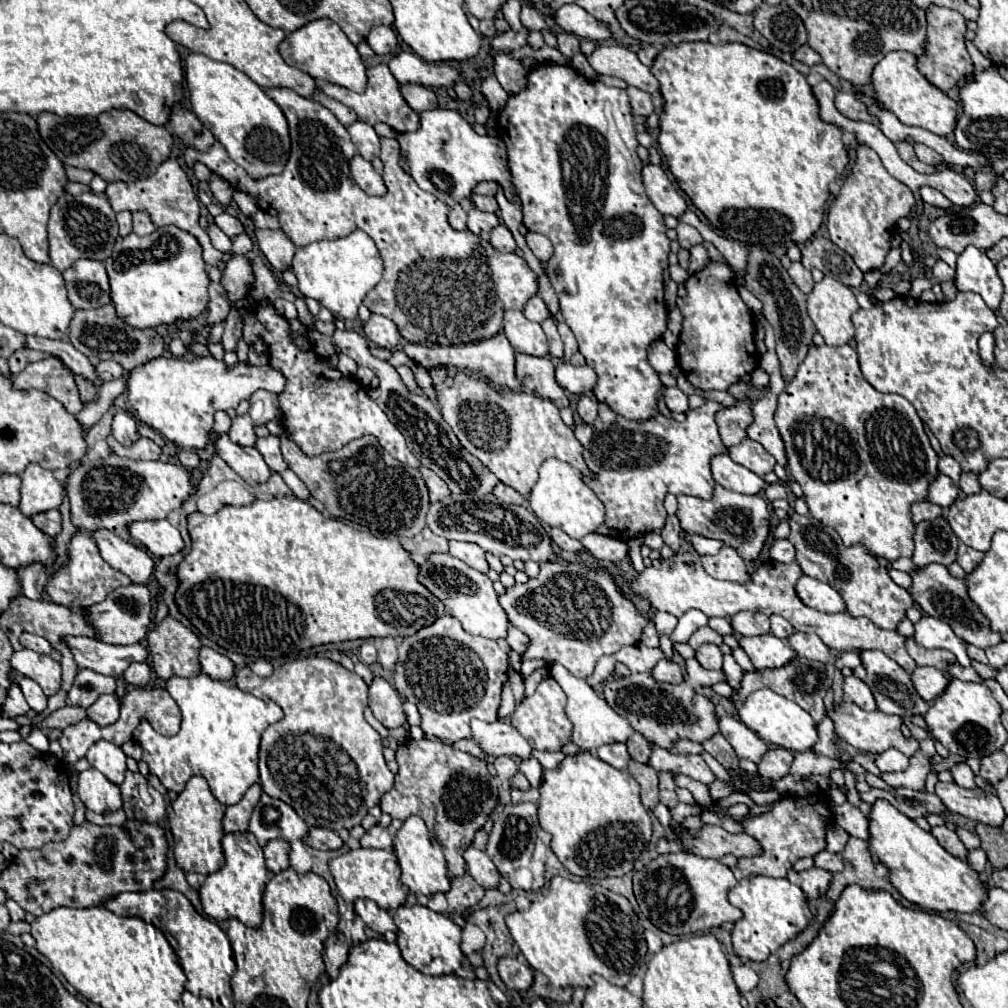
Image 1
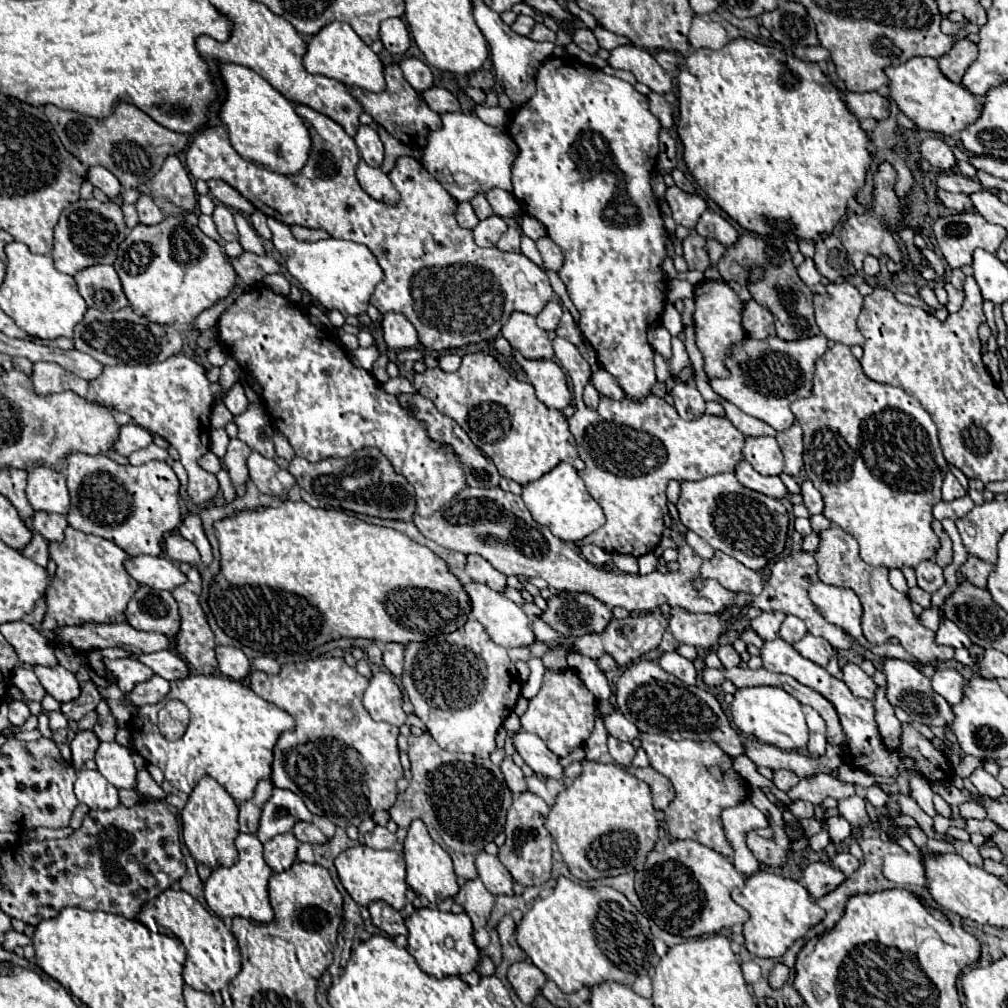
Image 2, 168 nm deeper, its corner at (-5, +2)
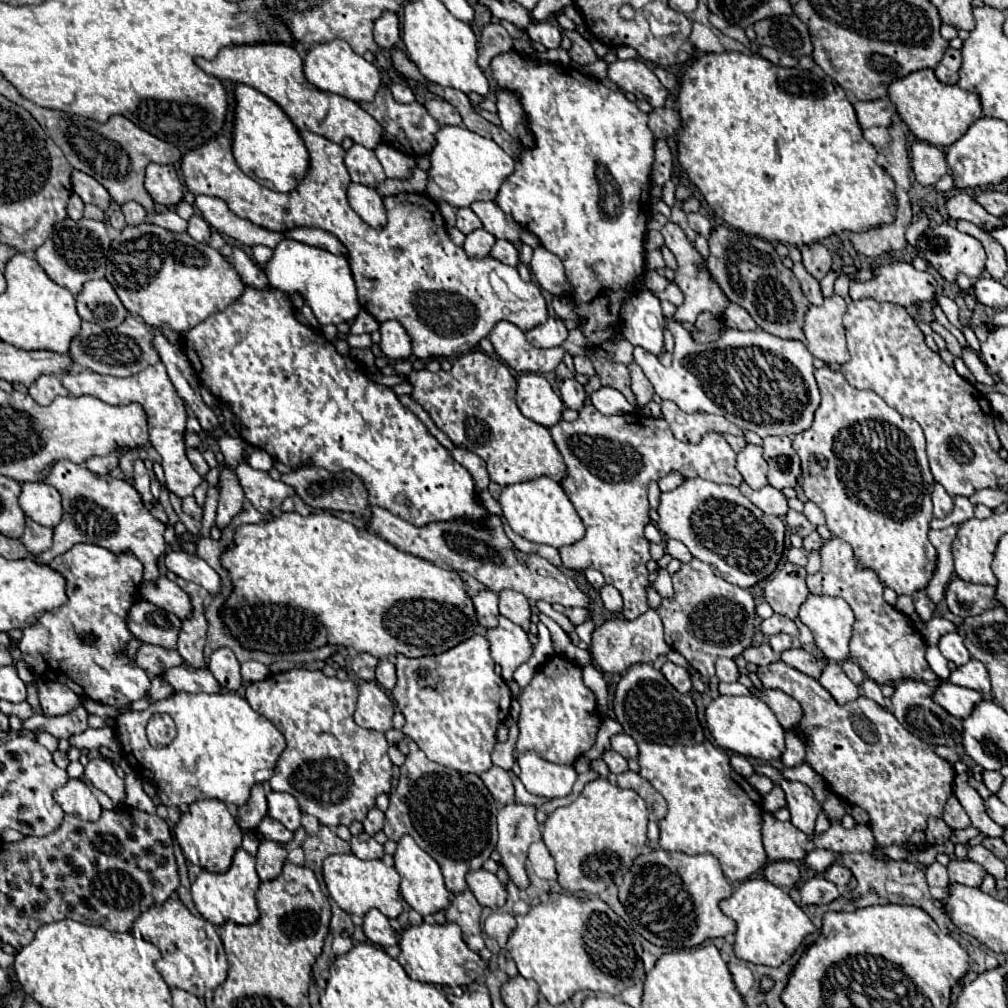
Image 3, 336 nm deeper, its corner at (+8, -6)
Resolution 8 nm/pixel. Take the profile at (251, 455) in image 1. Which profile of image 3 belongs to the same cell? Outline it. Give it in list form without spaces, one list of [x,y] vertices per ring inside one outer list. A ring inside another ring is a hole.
[[[241,462],[235,470],[239,484],[245,492],[245,498],[261,512],[269,514],[281,506],[287,496],[295,496],[293,488],[289,488],[281,480],[273,480],[267,472],[251,468],[247,462]]]

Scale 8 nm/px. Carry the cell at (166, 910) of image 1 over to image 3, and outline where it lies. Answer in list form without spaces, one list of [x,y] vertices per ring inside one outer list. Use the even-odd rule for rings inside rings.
[[[169,898],[163,906],[151,906],[137,918],[135,926],[147,942],[161,950],[161,960],[155,964],[155,968],[169,988],[181,988],[197,998],[203,998],[207,990],[215,990],[225,982],[227,958],[219,934],[211,922],[191,914],[179,898]]]

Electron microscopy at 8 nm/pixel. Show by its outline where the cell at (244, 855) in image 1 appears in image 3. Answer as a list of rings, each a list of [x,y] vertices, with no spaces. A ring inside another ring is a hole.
[[[239,848],[227,872],[215,874],[215,872],[203,870],[197,876],[197,880],[191,884],[191,896],[199,914],[215,926],[221,926],[229,920],[235,924],[253,924],[259,918],[259,910],[255,904],[257,888],[259,888],[259,876],[255,872],[255,858],[247,854],[243,848]]]

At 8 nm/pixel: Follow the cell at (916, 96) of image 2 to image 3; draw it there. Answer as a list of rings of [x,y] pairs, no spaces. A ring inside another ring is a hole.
[[[917,70],[901,80],[895,80],[889,86],[889,98],[897,106],[897,112],[903,118],[903,122],[909,126],[909,130],[919,140],[925,140],[933,146],[943,146],[943,148],[951,146],[967,132],[967,128],[975,120],[983,118],[981,100],[977,100],[977,94],[961,90],[957,86],[941,84],[935,78],[933,70]]]

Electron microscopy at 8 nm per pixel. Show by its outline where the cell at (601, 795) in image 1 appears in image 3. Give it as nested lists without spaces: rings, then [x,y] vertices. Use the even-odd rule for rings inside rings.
[[[605,778],[589,782],[571,806],[557,808],[543,824],[543,840],[557,862],[561,888],[601,894],[611,882],[619,882],[647,844],[647,822],[649,812],[637,792],[621,790]]]

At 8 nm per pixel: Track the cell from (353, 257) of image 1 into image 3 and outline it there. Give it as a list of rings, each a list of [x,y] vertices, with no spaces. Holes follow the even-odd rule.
[[[281,240],[273,250],[273,258],[265,266],[265,274],[269,284],[283,292],[297,292],[305,300],[305,304],[313,310],[319,324],[341,324],[351,322],[359,314],[361,306],[357,300],[355,280],[351,276],[351,268],[343,256],[335,256],[323,248],[315,248],[297,240]]]

